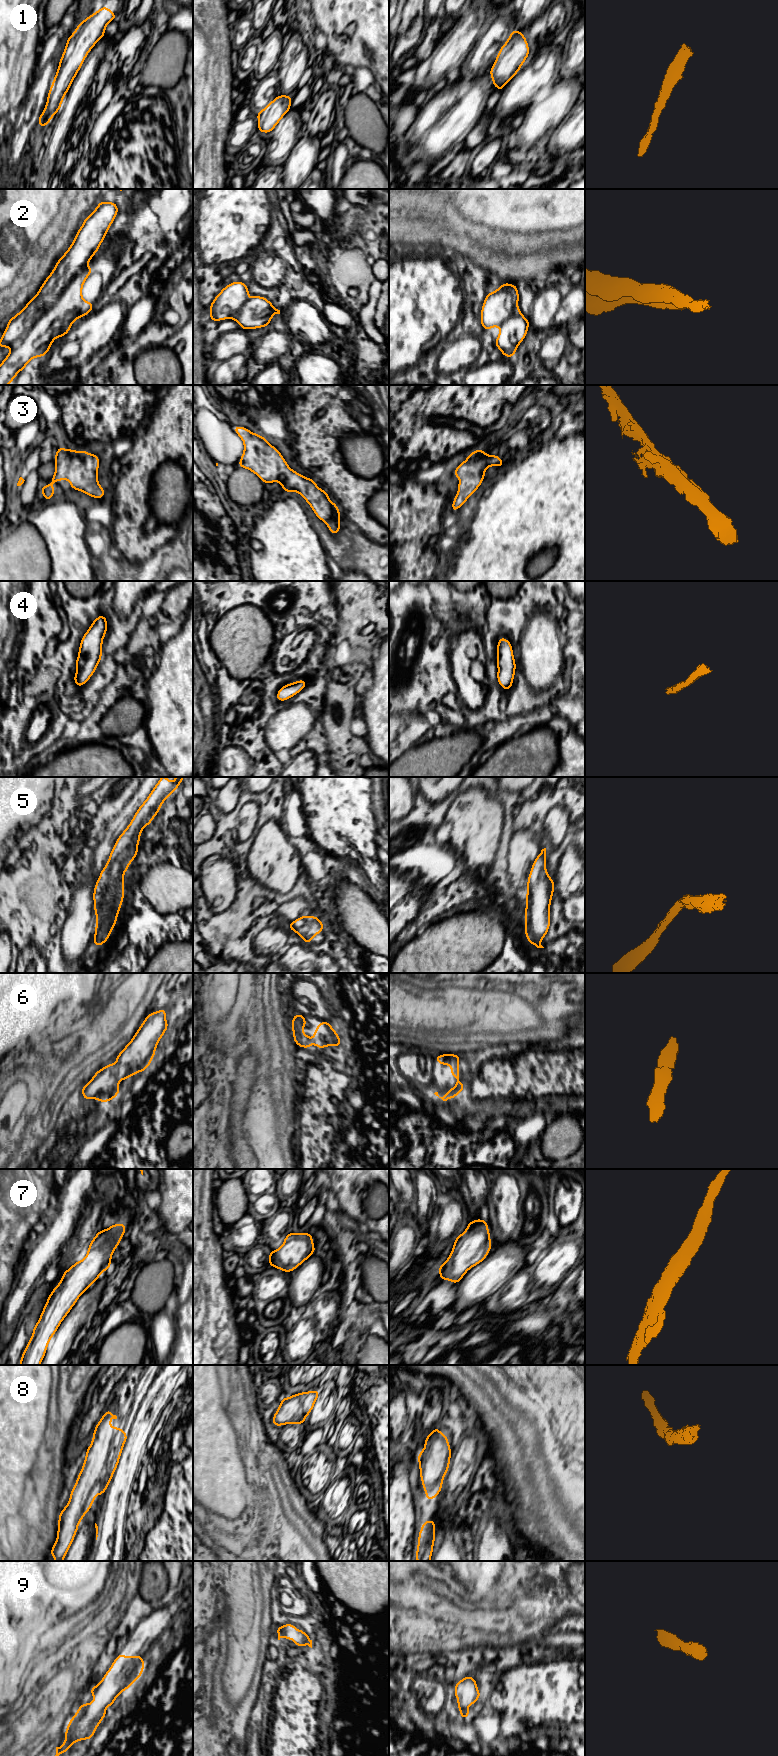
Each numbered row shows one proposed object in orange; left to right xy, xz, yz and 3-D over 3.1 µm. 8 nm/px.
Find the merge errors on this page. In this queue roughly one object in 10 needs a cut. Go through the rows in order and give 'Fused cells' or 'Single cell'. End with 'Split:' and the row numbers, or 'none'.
1: Single cell
2: Fused cells
3: Single cell
4: Single cell
5: Single cell
6: Single cell
7: Single cell
8: Single cell
9: Single cell
Split: 2

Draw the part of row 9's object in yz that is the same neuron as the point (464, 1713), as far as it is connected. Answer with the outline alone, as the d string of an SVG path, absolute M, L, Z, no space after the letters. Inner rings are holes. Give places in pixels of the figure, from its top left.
M468 1675L462 1680L455 1683L455 1698L458 1698L456 1703L459 1708L460 1717L466 1719L470 1717L468 1705L474 1705L476 1701L482 1696L478 1691L475 1677L469 1677Z

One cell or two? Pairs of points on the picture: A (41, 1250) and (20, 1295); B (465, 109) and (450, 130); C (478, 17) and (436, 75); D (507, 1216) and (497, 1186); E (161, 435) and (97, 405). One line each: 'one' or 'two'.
A: one
B: one
C: one
D: one
E: two

